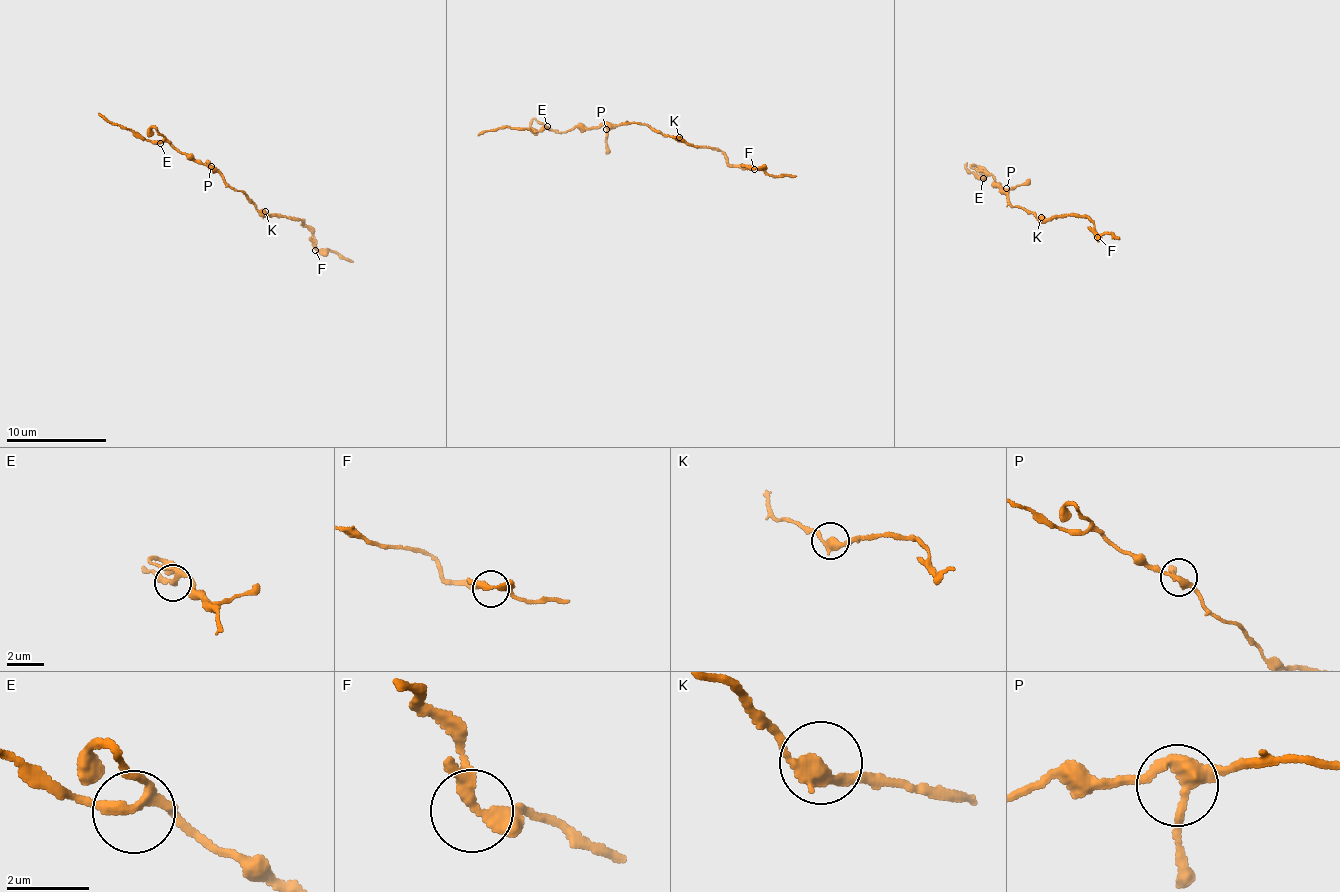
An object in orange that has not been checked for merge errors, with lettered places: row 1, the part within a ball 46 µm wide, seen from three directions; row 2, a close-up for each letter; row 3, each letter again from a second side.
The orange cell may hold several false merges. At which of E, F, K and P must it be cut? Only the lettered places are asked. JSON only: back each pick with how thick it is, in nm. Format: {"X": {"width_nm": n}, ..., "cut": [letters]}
{"cut": []}

